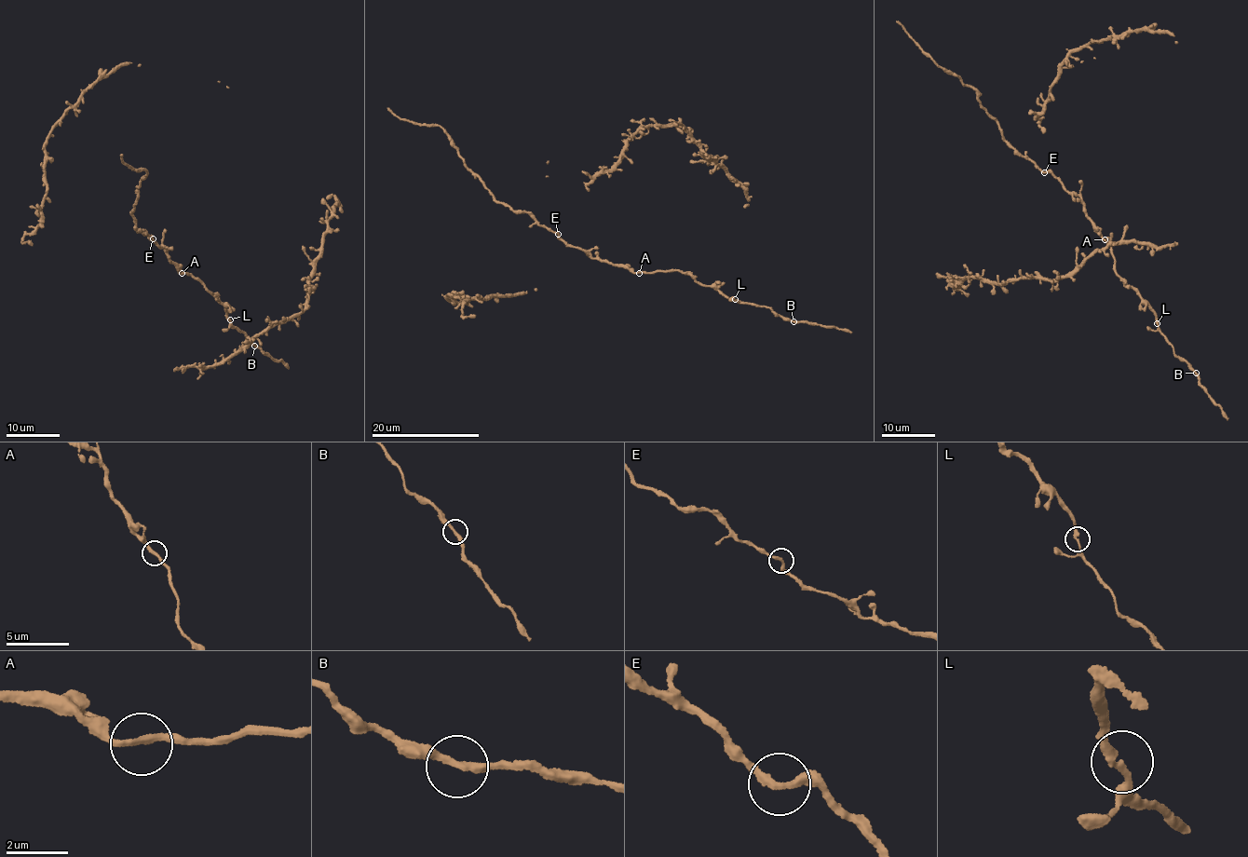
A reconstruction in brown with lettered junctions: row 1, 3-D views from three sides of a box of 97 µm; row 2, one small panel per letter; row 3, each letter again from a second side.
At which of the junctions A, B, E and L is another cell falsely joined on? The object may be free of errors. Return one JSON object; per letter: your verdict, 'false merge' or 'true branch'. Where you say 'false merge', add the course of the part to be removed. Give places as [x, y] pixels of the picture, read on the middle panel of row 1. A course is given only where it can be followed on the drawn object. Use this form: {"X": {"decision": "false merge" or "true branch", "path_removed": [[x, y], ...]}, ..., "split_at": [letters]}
{"A": {"decision": "true branch"}, "B": {"decision": "true branch"}, "E": {"decision": "false merge", "path_removed": [[557, 233], [526, 212], [517, 213], [495, 199], [465, 166], [448, 133], [436, 126], [404, 120], [386, 108]]}, "L": {"decision": "true branch"}, "split_at": ["E"]}

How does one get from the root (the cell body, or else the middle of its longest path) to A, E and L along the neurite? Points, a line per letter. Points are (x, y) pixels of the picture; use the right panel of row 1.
A: (1061, 183), (1068, 192), (1080, 197), (1093, 230), (1105, 239)
E: (1061, 183), (1050, 172), (1044, 172)
L: (1061, 183), (1068, 192), (1080, 197), (1093, 230), (1109, 245), (1116, 272), (1140, 294), (1156, 315), (1157, 323)

